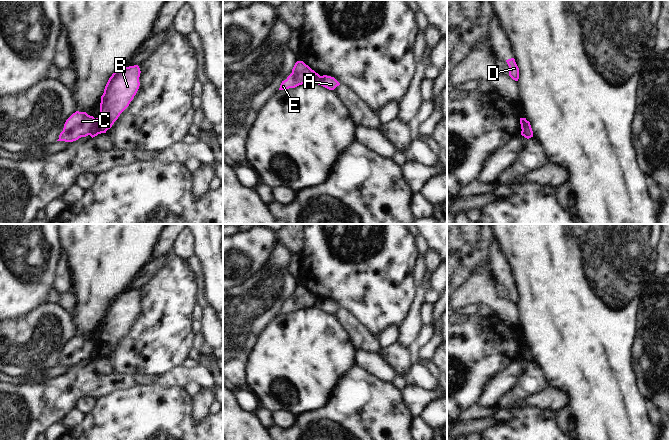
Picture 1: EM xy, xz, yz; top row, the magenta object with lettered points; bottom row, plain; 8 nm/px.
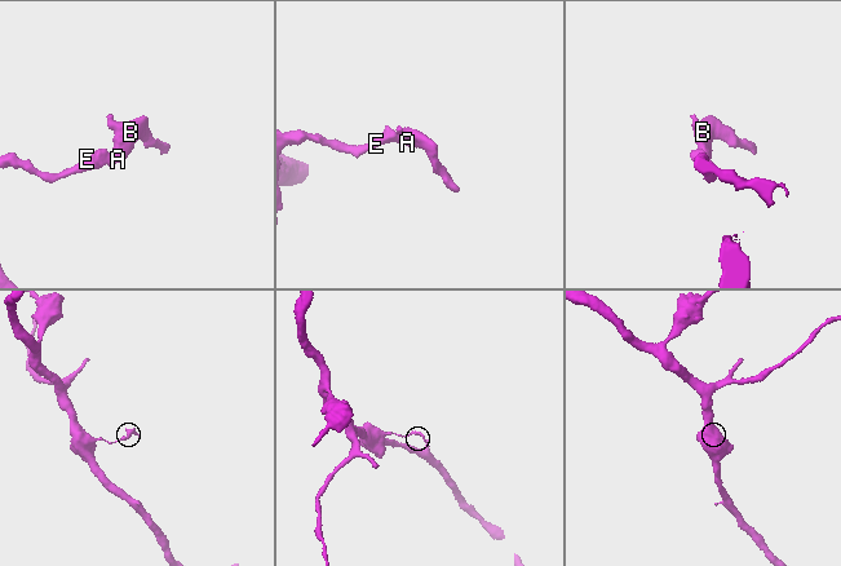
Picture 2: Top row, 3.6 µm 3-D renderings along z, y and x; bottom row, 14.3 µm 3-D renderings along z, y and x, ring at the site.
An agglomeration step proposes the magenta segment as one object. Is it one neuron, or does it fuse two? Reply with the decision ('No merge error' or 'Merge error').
Merge error

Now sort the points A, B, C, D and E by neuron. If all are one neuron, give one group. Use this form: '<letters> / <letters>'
A B D / C E

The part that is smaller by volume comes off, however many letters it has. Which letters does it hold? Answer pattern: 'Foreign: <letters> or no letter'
Foreign: A, B, D

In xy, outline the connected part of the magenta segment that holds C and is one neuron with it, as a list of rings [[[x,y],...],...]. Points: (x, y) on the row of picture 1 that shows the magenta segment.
[[[76,111],[65,122],[63,131],[57,141],[73,142],[90,135],[96,119],[86,112]]]

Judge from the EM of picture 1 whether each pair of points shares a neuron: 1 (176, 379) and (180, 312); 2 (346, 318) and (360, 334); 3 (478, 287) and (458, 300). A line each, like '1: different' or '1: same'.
1: different
2: same
3: same

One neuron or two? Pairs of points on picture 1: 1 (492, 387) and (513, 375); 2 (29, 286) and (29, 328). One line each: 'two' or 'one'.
1: one
2: two

